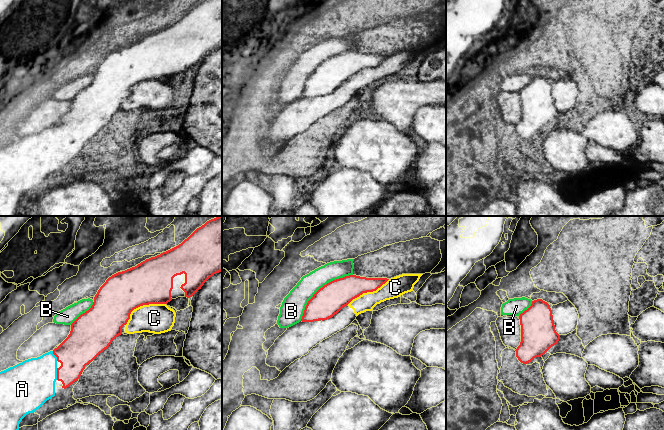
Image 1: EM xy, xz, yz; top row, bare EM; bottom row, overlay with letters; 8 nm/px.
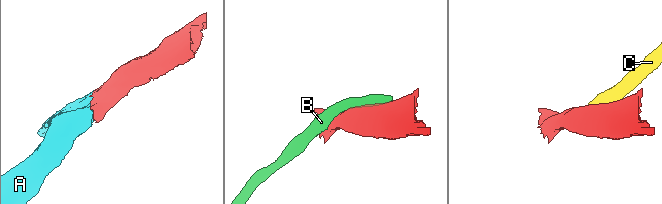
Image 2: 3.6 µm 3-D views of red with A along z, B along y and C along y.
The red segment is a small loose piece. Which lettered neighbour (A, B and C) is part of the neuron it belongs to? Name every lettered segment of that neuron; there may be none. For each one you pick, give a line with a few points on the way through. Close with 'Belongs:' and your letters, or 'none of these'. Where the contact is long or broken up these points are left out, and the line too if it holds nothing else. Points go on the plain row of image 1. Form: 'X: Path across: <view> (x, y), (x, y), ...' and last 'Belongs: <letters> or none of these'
Belongs: A

